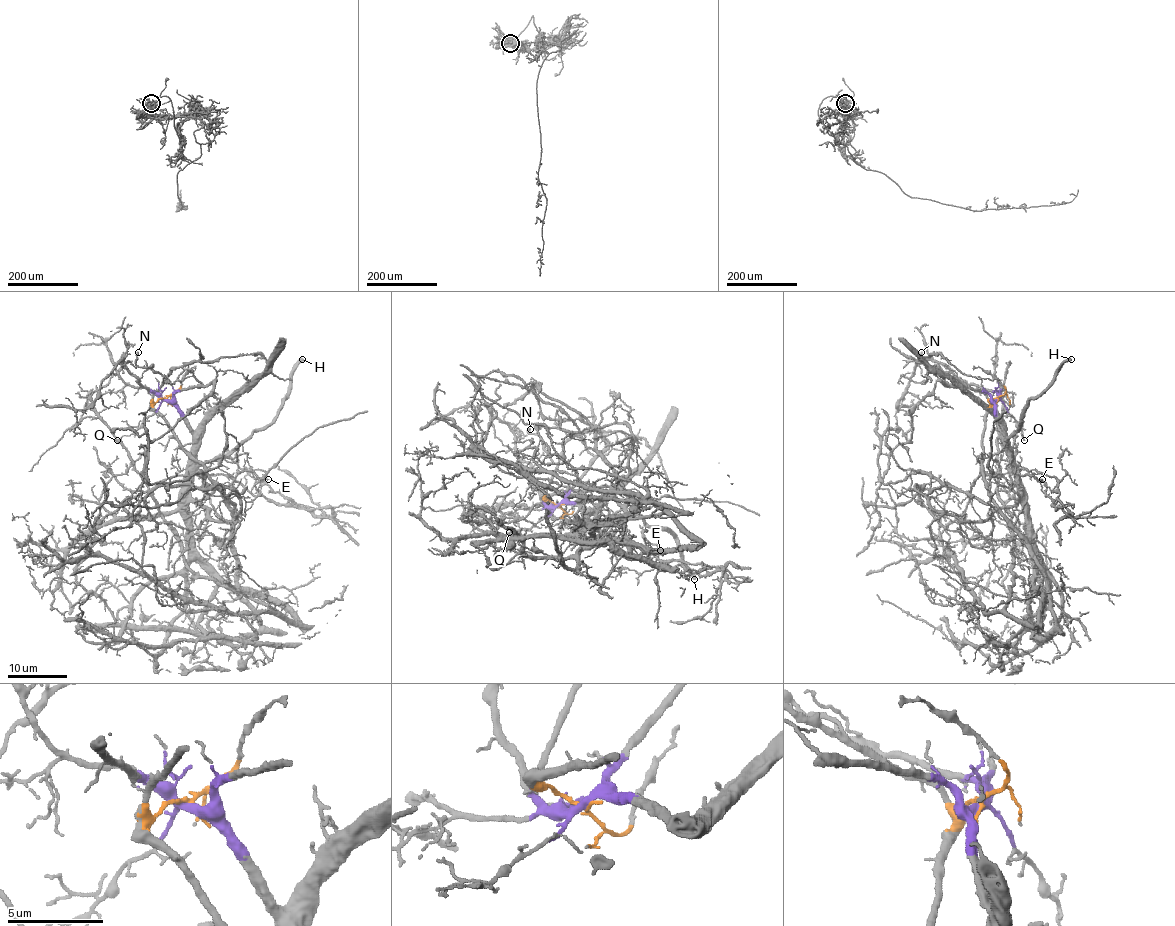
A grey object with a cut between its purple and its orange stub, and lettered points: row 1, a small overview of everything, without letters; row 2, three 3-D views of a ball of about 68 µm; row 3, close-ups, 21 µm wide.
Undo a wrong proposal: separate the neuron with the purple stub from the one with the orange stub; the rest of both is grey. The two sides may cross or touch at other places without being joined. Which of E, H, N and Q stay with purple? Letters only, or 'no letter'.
E, H, Q

